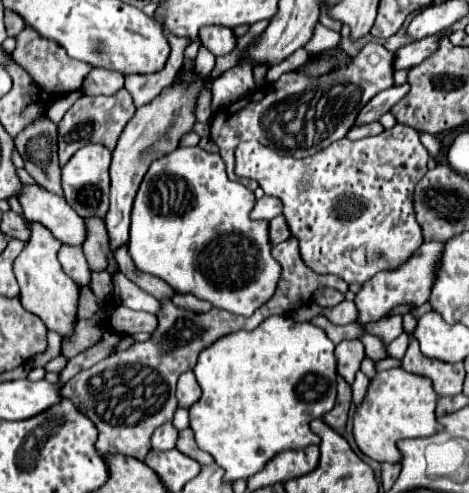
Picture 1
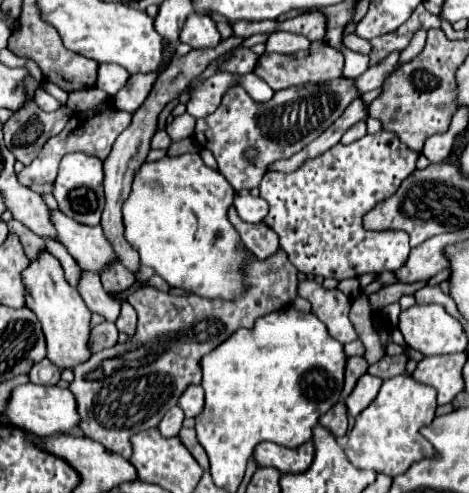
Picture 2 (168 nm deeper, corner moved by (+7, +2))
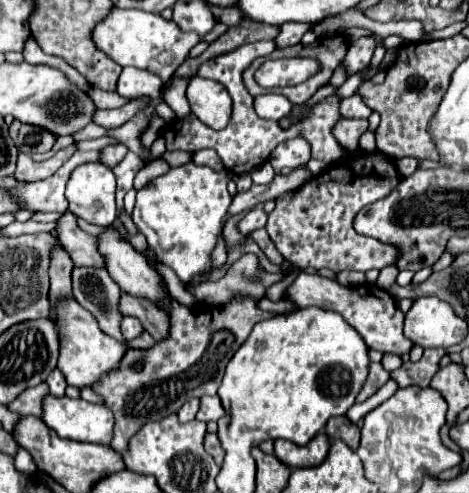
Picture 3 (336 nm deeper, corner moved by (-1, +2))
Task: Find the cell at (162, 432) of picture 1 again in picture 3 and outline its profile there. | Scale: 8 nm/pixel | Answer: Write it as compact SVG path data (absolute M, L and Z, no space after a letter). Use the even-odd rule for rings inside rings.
M194 399L194 401L186 401L186 403L180 407L180 411L178 411L178 419L180 419L180 423L188 423L188 421L192 421L192 419L196 417L196 411L198 411L198 399Z

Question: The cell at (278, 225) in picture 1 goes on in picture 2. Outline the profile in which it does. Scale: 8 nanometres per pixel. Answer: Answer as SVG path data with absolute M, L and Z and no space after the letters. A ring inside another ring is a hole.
M232 205L232 209L228 209L228 219L232 221L234 229L238 231L242 243L258 257L258 259L266 259L270 255L274 255L278 251L278 237L272 229L268 229L264 223L244 223Z

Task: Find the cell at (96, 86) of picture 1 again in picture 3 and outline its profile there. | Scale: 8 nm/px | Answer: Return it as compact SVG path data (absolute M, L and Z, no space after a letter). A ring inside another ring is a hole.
M124 67L118 79L118 93L126 99L130 97L142 97L148 95L152 99L160 99L160 91L162 91L162 81L160 77L144 71L144 69L136 69L136 67Z

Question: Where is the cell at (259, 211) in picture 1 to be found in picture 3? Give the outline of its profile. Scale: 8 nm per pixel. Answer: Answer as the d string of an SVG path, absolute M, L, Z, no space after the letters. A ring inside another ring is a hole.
M256 205L256 207L252 207L252 209L242 217L242 221L238 223L238 231L240 231L242 235L248 235L250 231L264 227L264 225L266 225L266 219L268 219L268 215L266 215L264 207L262 207L262 205Z

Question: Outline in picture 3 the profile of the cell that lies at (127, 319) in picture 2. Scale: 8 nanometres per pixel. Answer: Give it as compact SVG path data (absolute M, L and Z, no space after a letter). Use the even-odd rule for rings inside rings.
M142 331L136 339L128 341L128 347L134 347L134 349L146 349L146 347L148 347L148 345L152 345L152 343L154 343L152 335L150 335L148 331Z

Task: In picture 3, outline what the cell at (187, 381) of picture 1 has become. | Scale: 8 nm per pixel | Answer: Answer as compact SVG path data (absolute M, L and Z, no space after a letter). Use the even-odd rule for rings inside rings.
M204 395L200 399L200 409L198 409L196 419L198 421L218 421L220 417L224 417L224 409L220 405L220 397L218 395L214 395L214 397Z

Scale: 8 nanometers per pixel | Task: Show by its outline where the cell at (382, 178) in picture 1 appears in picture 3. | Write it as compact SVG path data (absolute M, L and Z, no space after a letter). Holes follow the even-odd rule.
M362 151L342 165L332 165L324 173L312 177L308 183L276 197L276 207L268 215L266 231L276 243L278 251L298 269L328 267L340 271L368 271L396 265L400 249L386 245L372 237L364 237L354 229L354 217L366 205L388 197L402 175L396 163L382 151Z

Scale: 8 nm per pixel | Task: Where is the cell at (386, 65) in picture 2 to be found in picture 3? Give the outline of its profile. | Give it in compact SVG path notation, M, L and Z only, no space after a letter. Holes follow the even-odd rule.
M352 95L348 99L342 101L342 109L340 113L346 117L346 119L368 119L372 111L364 111L364 101L360 95Z

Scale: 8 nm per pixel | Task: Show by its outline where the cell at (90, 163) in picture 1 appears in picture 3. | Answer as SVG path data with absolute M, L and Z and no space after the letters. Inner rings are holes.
M94 161L76 167L66 185L66 199L70 213L86 219L88 223L108 227L116 221L116 179L114 173Z

